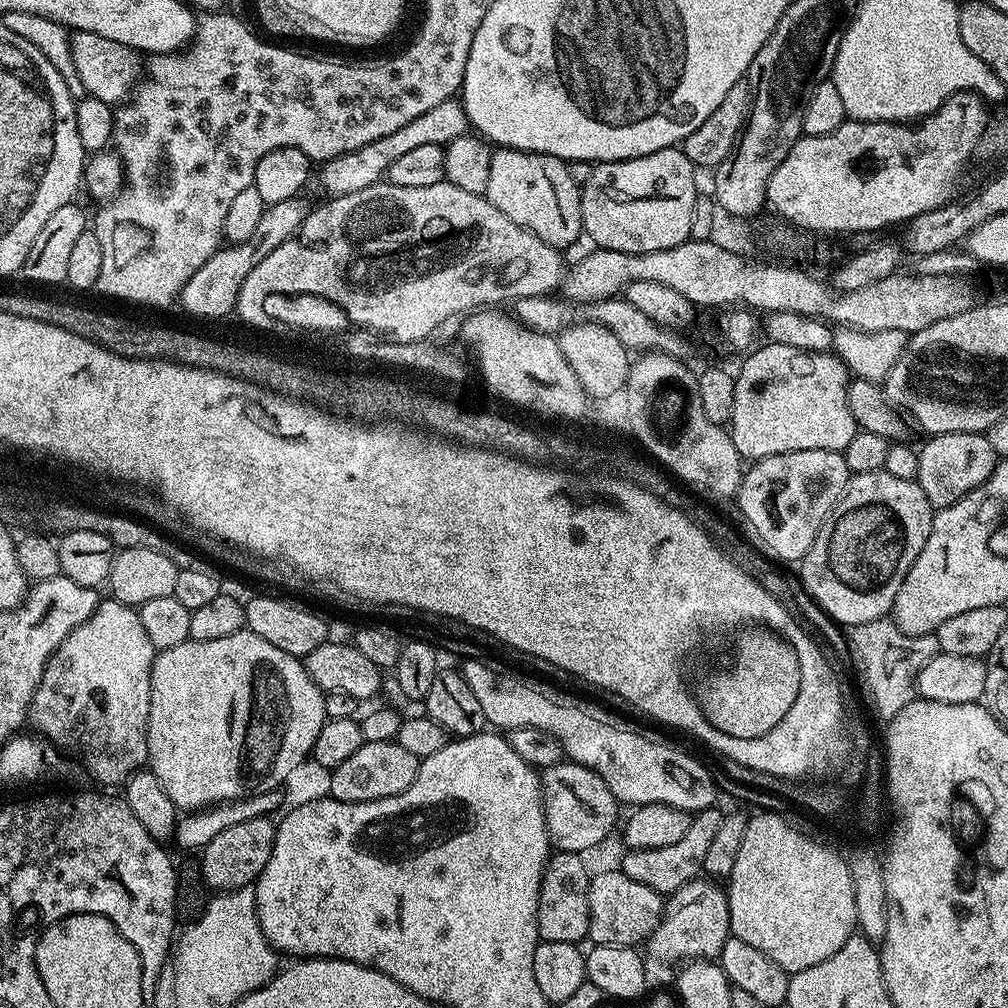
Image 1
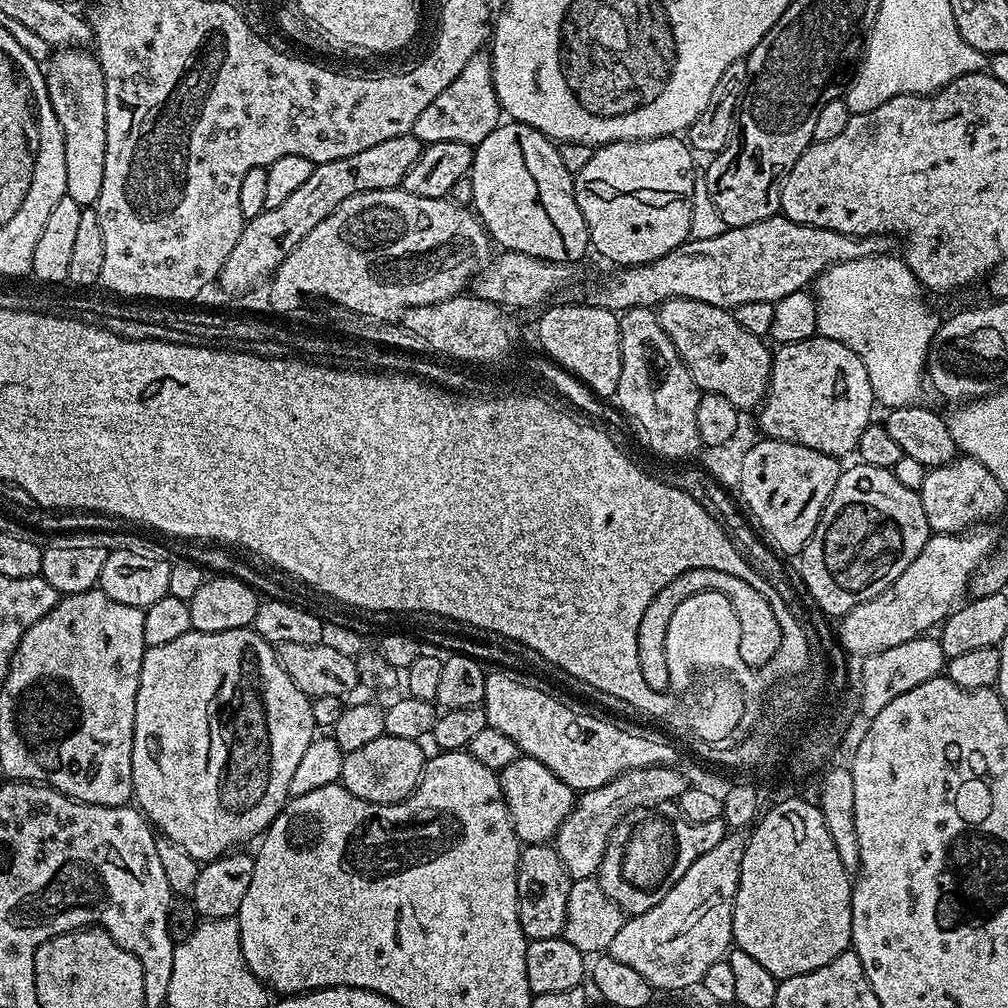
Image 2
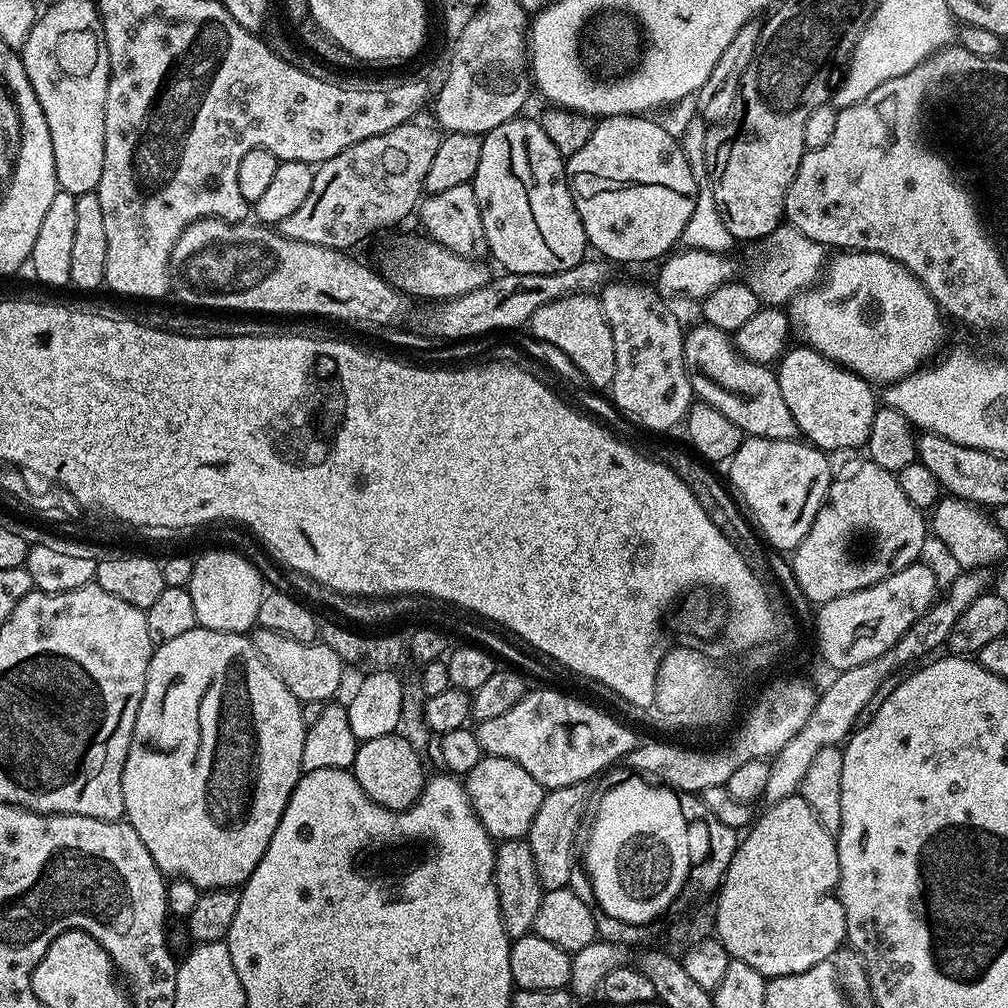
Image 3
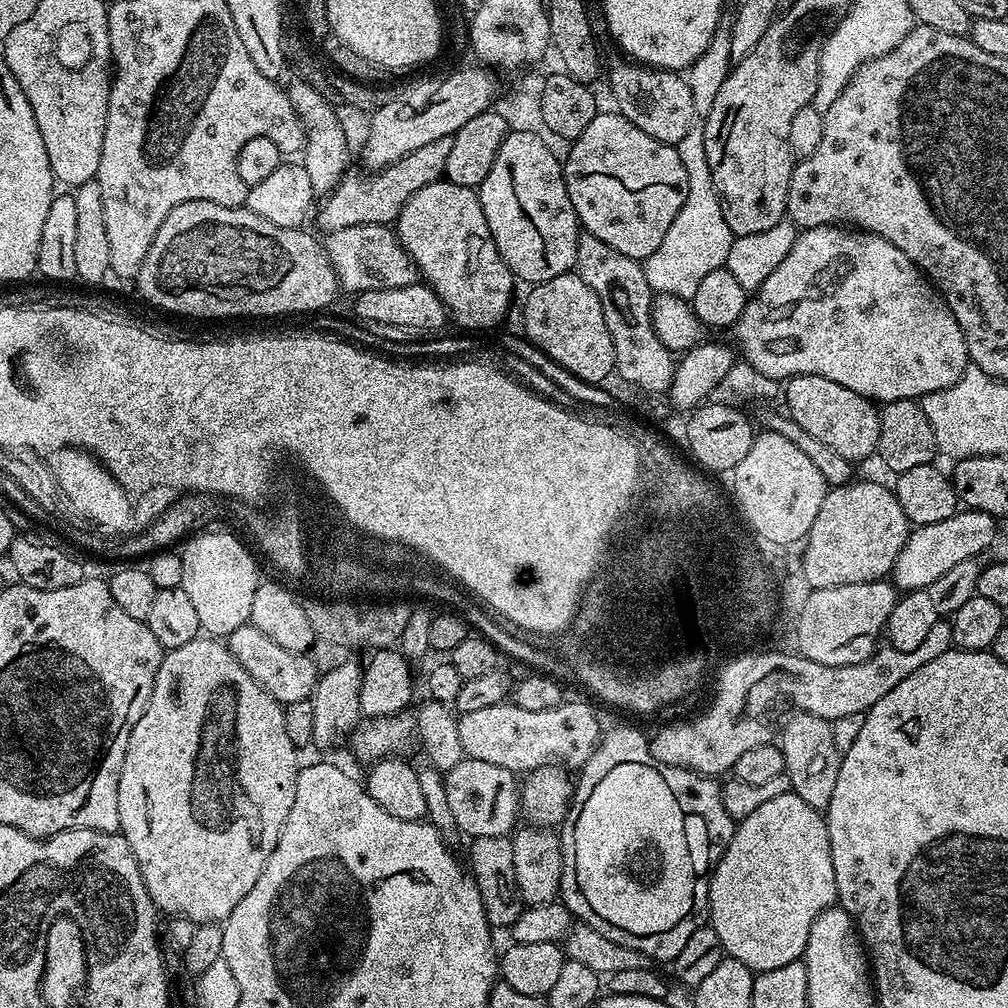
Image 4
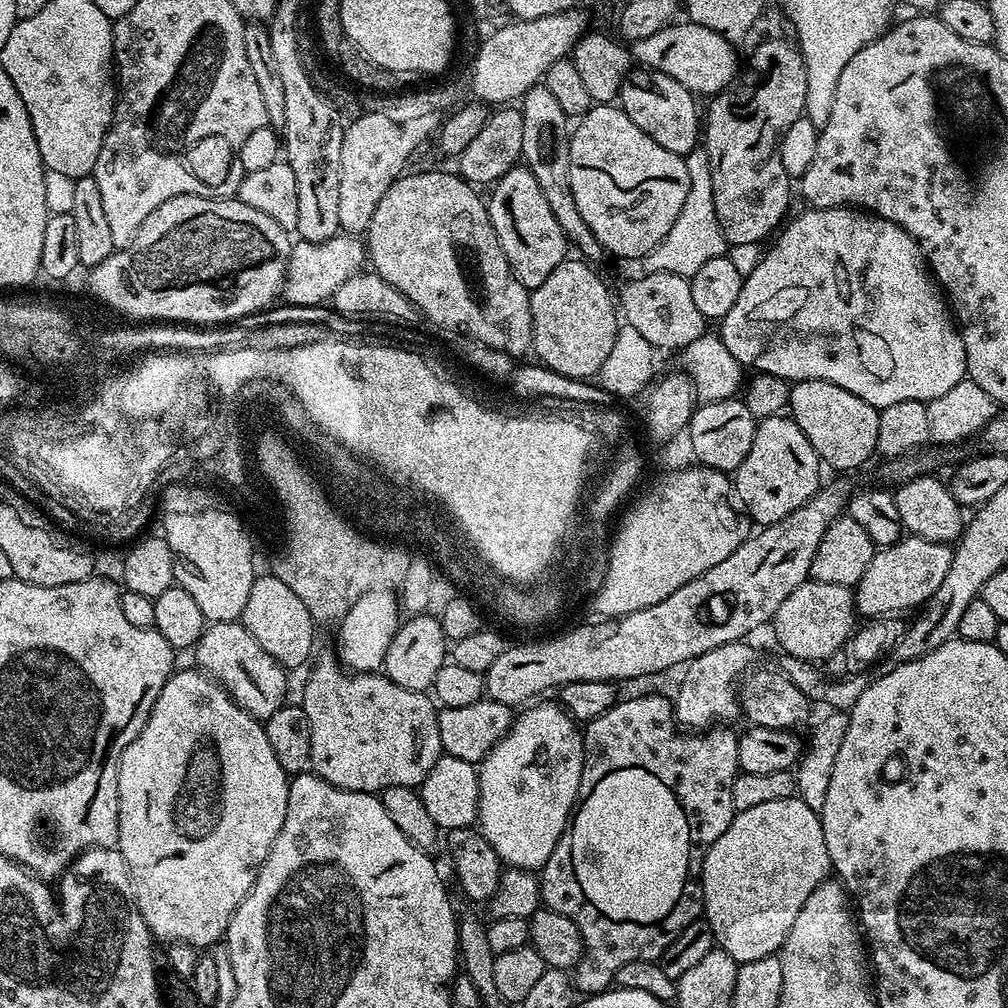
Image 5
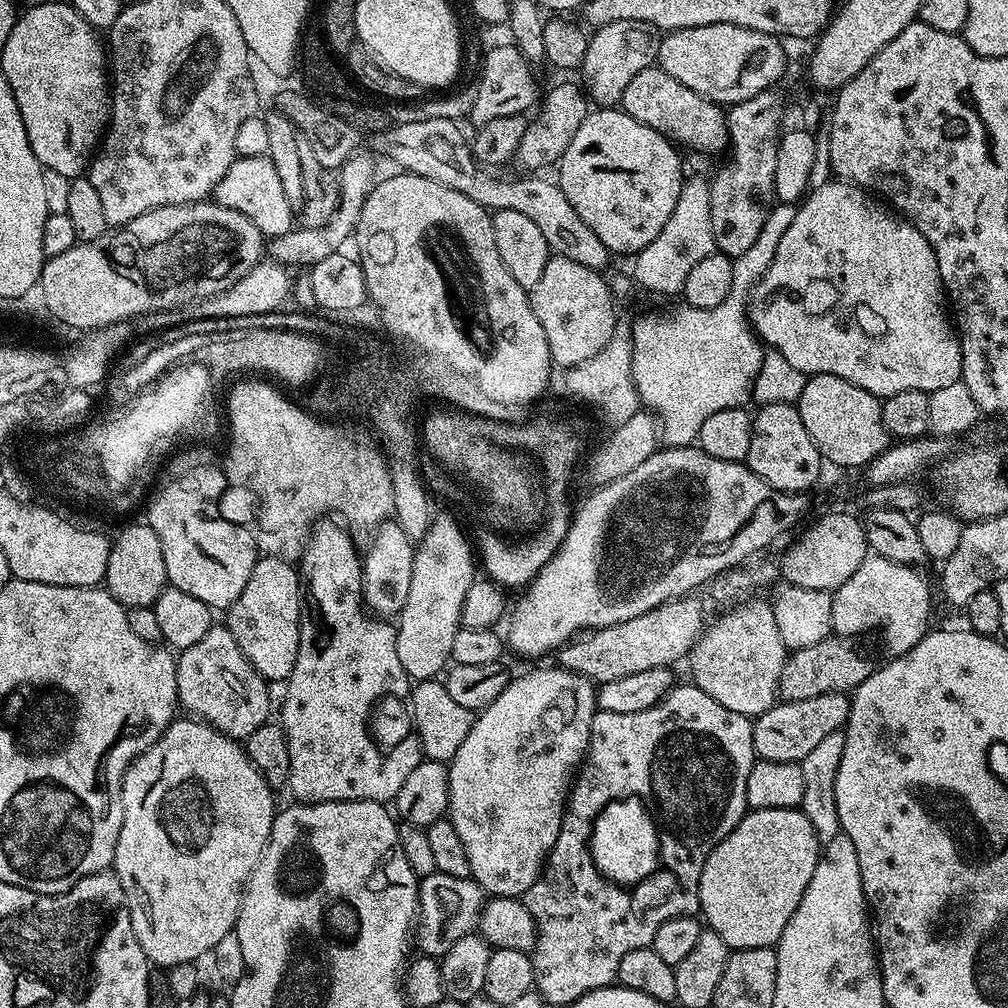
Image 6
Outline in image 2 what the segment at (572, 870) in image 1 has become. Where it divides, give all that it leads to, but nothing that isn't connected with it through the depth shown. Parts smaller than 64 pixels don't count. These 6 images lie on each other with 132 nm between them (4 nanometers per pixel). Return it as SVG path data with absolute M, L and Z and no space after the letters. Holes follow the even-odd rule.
M526 844L521 847L518 858L518 922L529 940L554 938L564 931L566 898L572 885L568 872L562 866L555 847L547 844Z

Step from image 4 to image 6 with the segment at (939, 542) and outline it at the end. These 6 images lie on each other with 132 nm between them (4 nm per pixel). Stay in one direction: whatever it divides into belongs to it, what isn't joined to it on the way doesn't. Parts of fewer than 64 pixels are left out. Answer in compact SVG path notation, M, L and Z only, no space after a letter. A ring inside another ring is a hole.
M870 554L832 592L832 630L837 637L851 638L850 636L864 636L867 632L877 632L884 648L892 656L901 656L909 652L918 641L930 631L928 619L932 616L932 592L928 589L928 580L920 570L910 566L902 566L898 562L890 562L886 558Z

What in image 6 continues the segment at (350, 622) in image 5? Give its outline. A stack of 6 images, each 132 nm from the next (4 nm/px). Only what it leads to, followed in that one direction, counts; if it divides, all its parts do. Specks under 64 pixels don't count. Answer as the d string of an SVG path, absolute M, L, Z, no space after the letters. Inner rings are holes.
M385 522L376 529L371 537L372 545L362 556L363 605L373 617L396 618L406 606L406 594L410 594L410 578L414 570L416 548L402 526L397 522Z

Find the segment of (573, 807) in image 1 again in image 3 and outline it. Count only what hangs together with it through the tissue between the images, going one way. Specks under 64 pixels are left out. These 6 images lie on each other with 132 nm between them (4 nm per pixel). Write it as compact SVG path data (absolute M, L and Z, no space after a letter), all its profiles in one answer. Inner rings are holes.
M481 755L478 766L466 773L462 783L477 818L493 841L527 837L534 822L534 814L538 814L538 806L542 806L544 801L546 789L534 782L531 774L522 770L518 762L510 762L510 758Z

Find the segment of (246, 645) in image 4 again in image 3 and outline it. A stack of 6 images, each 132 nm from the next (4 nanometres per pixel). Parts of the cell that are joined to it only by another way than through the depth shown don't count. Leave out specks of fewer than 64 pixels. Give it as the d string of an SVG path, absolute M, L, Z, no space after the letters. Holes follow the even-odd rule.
M257 627L251 633L250 639L260 657L272 667L278 678L282 678L282 682L286 682L290 694L294 694L297 700L328 702L335 697L332 695L339 690L340 683L344 680L346 665L338 654L334 654L334 650L330 650L330 646L326 646L323 642L303 644L294 638L286 638L286 634L278 634L274 630L262 627Z

